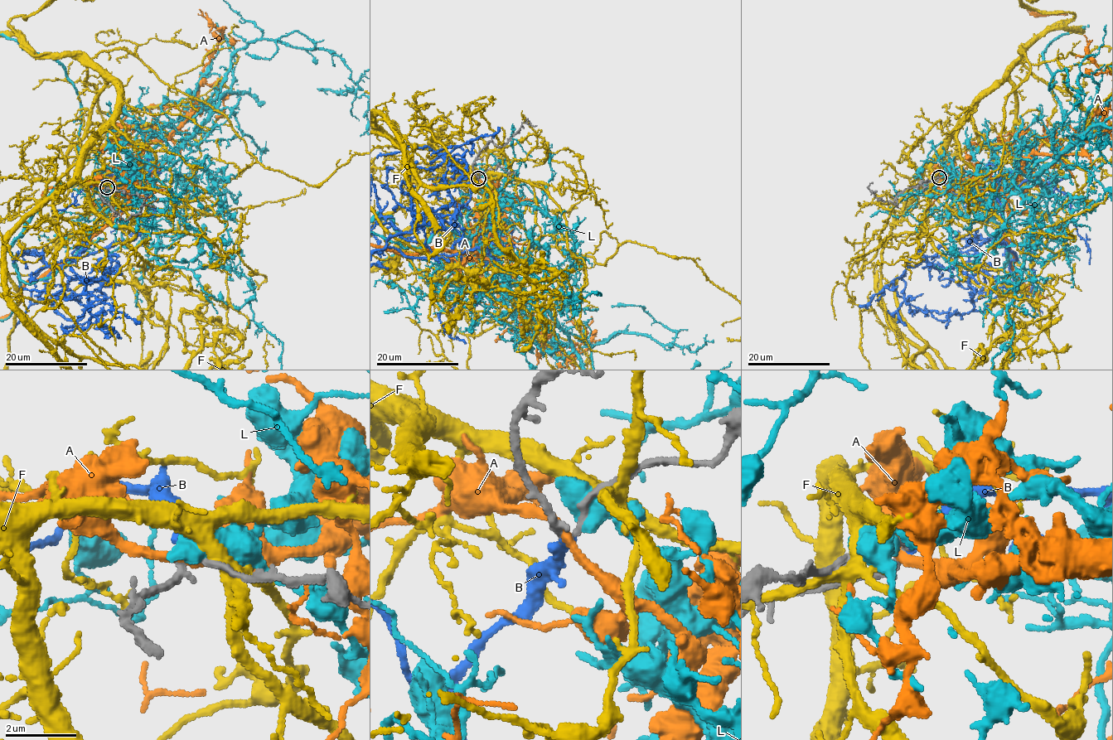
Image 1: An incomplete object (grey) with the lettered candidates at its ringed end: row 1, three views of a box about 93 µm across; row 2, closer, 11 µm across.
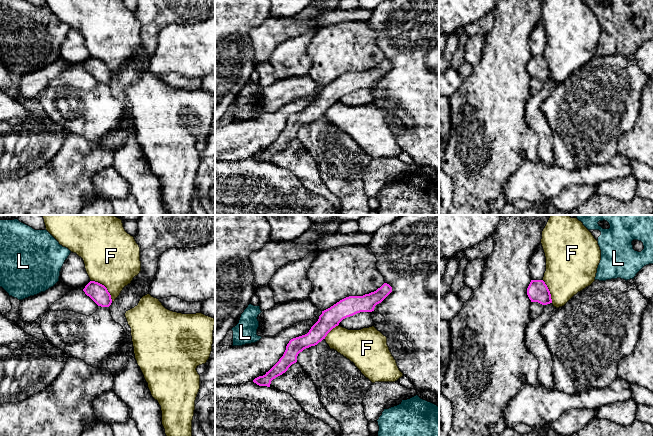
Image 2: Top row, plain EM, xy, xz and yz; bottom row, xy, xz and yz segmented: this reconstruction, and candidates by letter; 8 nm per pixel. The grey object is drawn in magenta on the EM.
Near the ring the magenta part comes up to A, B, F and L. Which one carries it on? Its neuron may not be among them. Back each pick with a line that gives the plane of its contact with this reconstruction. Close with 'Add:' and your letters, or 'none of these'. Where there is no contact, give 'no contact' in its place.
B: no contact
Add: B

